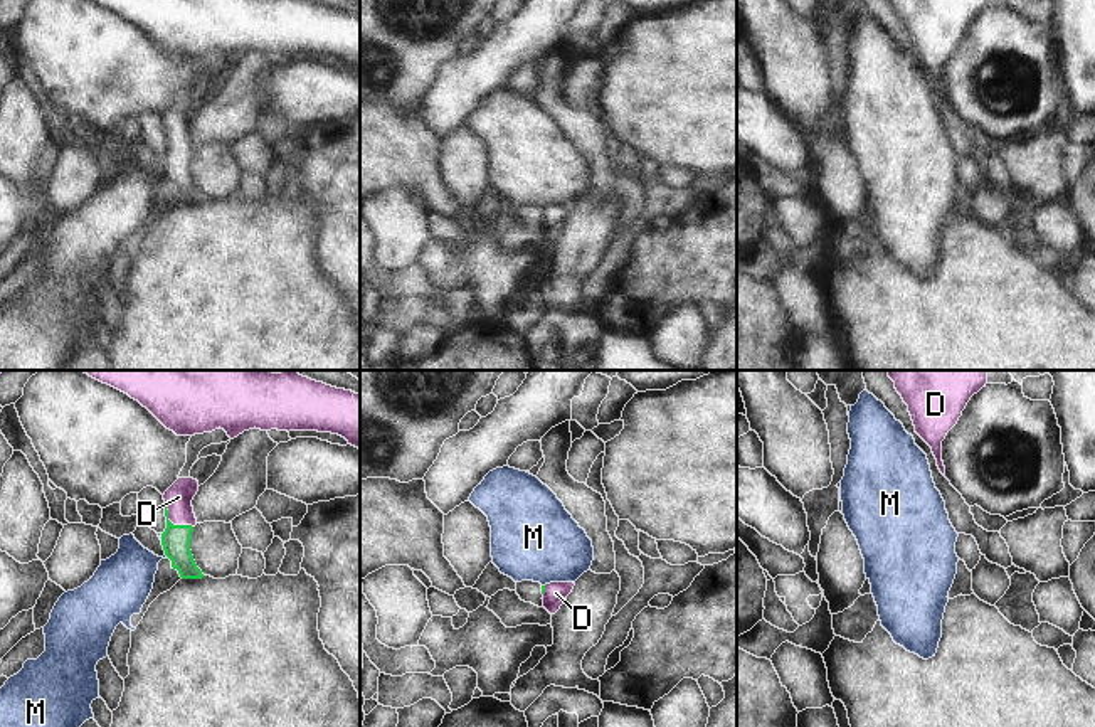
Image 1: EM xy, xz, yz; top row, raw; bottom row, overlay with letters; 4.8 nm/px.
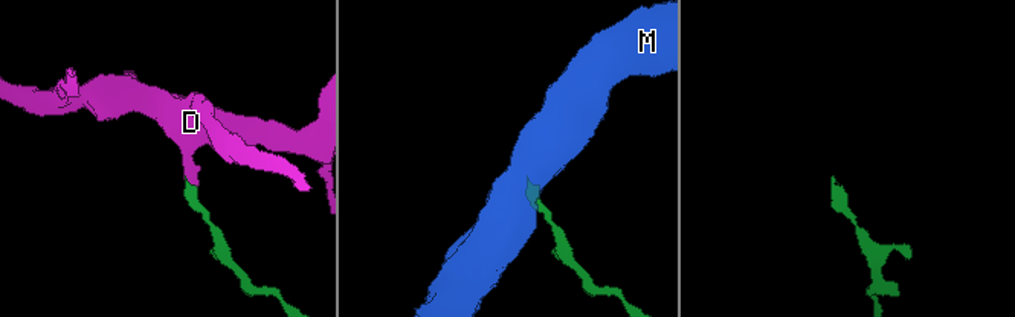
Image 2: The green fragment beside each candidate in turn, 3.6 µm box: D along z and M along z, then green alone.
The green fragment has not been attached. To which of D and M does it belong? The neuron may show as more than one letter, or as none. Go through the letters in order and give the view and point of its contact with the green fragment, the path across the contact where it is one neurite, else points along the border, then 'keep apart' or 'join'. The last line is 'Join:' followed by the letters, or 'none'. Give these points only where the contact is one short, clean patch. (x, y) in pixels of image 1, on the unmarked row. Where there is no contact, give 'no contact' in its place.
D: meets green in xy at (172, 147); runs through xy (175, 162), (172, 147), (179, 140), (179, 120); join
M: meets green in xy at (167, 179); border along xy (165, 177), (169, 180); keep apart
Join: D

